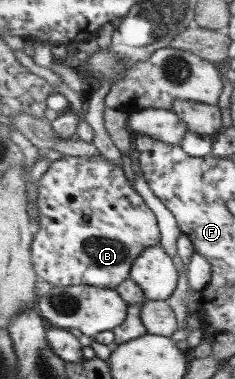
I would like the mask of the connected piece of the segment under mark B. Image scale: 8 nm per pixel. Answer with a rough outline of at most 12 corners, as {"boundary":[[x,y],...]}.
{"boundary":[[63,156],[32,244],[52,287],[117,289],[162,242],[122,167]]}

